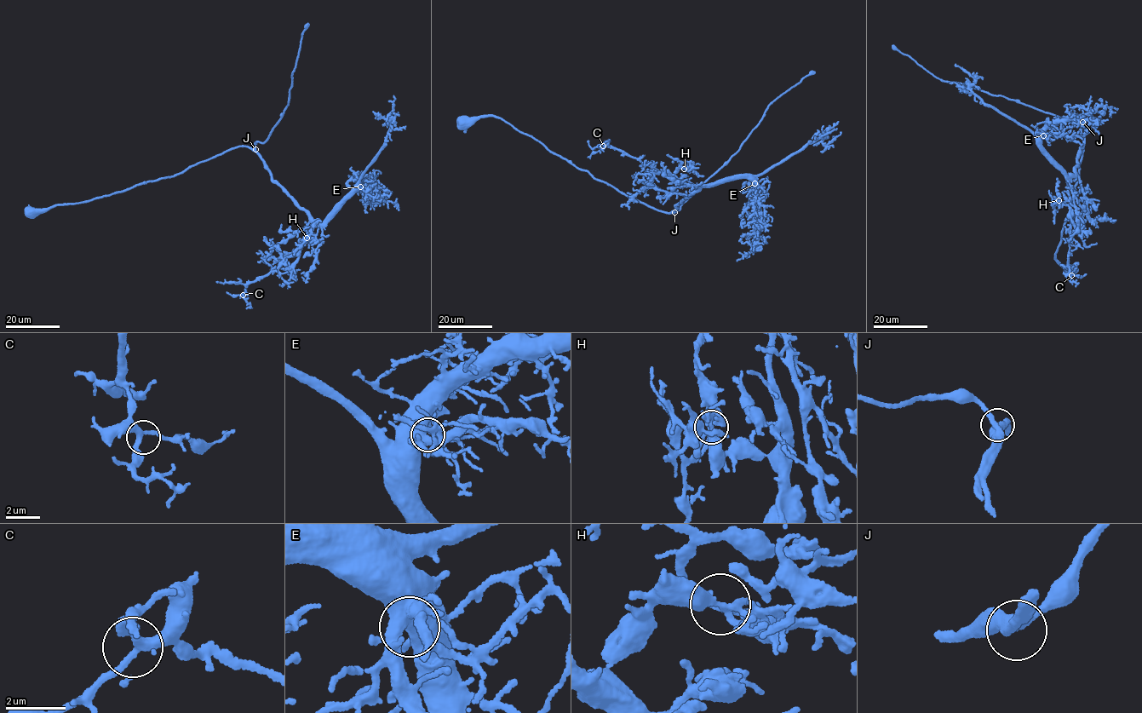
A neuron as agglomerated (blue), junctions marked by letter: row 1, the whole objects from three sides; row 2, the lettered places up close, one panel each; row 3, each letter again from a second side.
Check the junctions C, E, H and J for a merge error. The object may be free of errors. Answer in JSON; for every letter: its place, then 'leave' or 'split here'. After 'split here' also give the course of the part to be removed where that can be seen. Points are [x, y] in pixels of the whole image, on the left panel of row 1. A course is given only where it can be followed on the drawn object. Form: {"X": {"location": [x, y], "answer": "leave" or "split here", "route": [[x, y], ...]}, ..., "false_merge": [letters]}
{"C": {"location": [243, 295], "answer": "leave"}, "E": {"location": [360, 186], "answer": "leave"}, "H": {"location": [307, 238], "answer": "split here", "route": [[307, 238], [307, 233], [303, 238], [305, 241], [312, 233], [315, 236], [312, 245]]}, "J": {"location": [255, 149], "answer": "leave"}, "false_merge": ["H"]}

